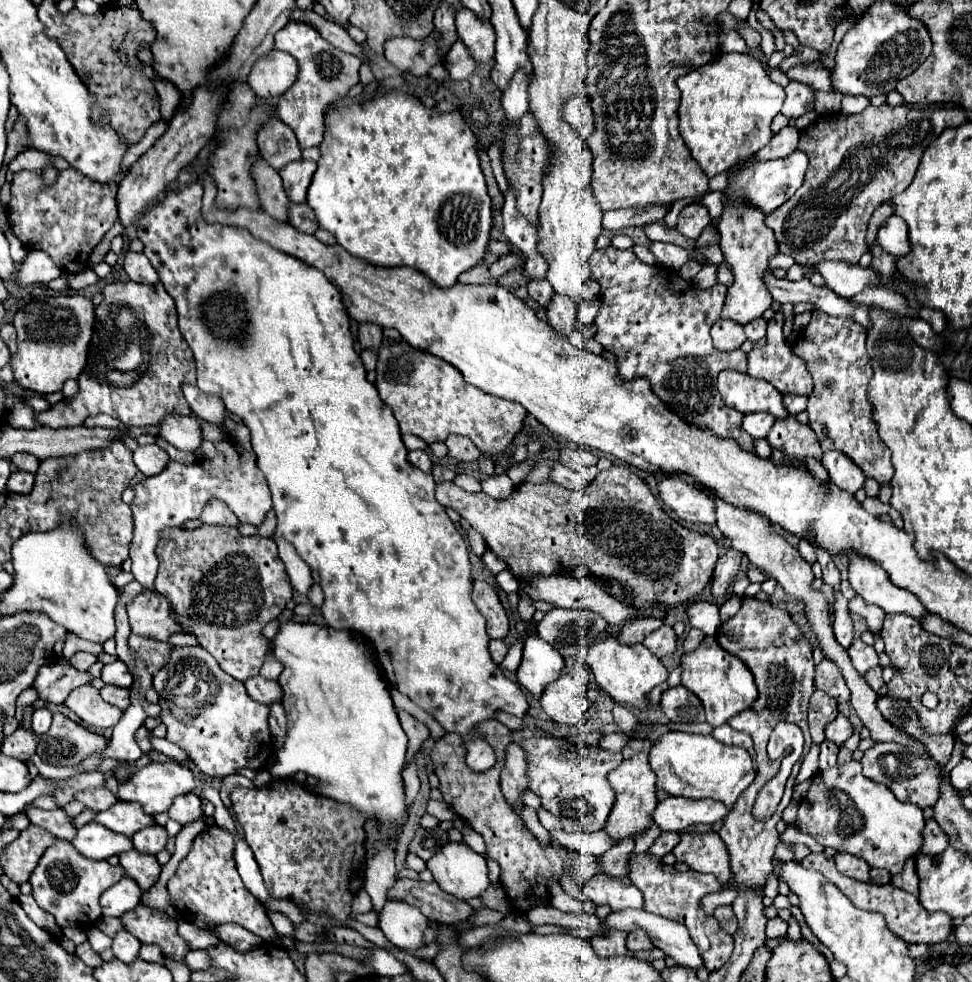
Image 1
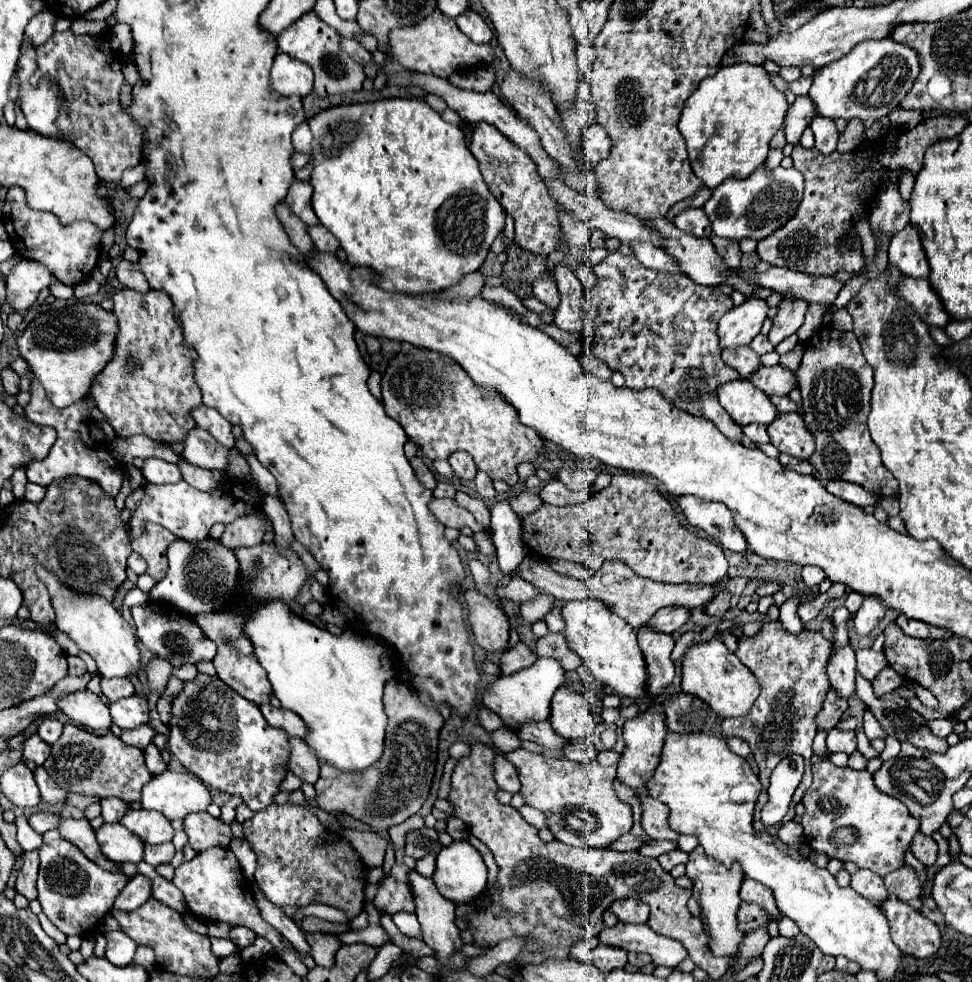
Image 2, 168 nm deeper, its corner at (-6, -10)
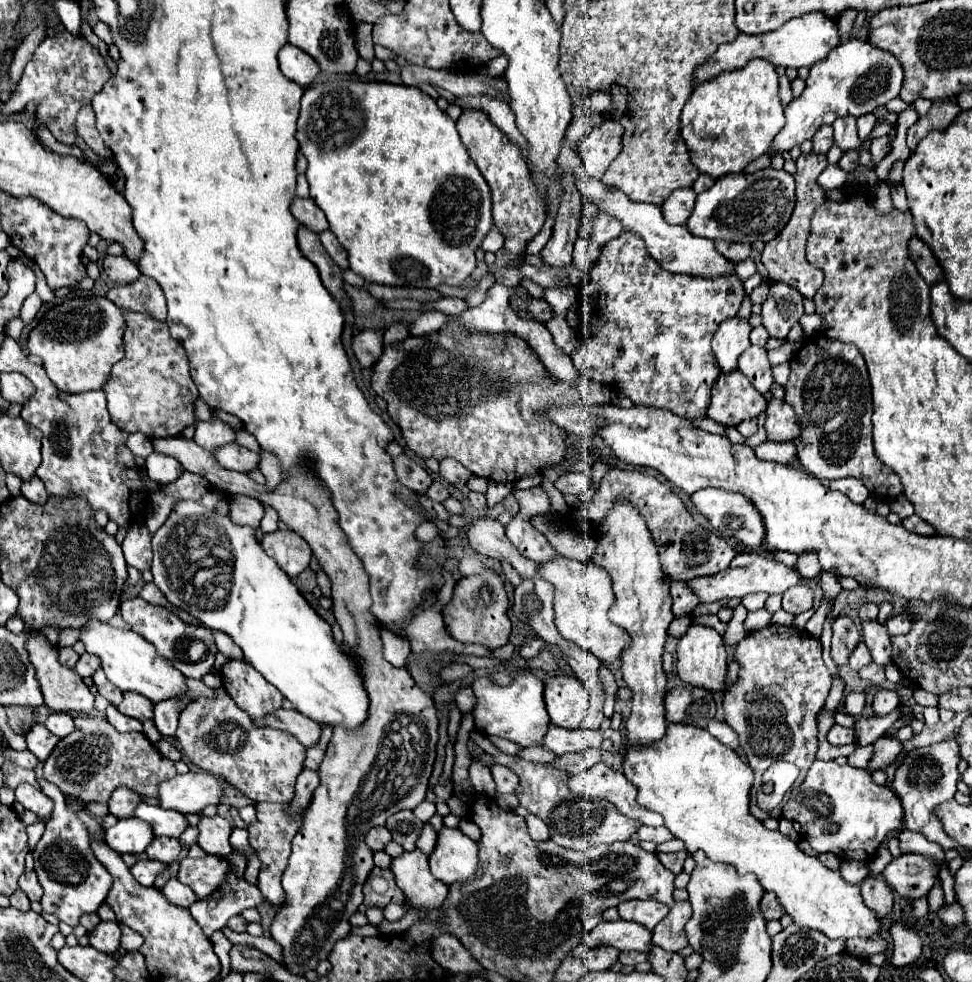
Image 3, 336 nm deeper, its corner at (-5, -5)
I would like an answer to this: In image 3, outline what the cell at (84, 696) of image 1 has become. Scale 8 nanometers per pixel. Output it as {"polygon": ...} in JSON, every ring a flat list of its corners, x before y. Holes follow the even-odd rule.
{"polygon":[[31,631,27,639,27,651,31,657,31,665,35,667,35,677,41,685,41,693,45,697,45,705,53,711,67,711,67,713,91,713,93,711,93,695,89,693,89,687,81,681,81,677,75,673,75,669,67,669,59,663,57,647,47,641,47,637,41,631]]}

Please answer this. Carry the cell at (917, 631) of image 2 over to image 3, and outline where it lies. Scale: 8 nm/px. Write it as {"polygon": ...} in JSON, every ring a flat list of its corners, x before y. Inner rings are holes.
{"polygon":[[899,613,899,615,889,617,885,621,885,627,887,627,889,635,905,635,911,629,911,619,909,619,909,615]]}

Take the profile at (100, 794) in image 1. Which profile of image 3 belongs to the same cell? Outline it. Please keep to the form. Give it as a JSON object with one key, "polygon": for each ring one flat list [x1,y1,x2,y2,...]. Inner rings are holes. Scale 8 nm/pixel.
{"polygon":[[119,787,113,791,111,799,109,799,109,813,113,813,115,817,123,819,123,817,133,817,135,815,135,805,139,805,143,799,127,787]]}

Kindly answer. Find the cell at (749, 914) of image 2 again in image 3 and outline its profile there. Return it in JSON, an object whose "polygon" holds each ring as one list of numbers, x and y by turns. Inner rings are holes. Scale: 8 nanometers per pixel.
{"polygon":[[765,893,763,901,761,901,761,913,765,915,767,921,771,919,781,919,785,915,785,909,779,905,779,901,775,899,775,893]]}

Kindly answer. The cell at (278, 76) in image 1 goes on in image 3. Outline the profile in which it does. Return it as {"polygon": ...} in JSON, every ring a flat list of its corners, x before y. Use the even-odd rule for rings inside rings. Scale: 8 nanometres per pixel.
{"polygon":[[289,43,279,51,279,69,287,79,295,81,301,87,309,87,319,73,319,65,315,65,315,59]]}

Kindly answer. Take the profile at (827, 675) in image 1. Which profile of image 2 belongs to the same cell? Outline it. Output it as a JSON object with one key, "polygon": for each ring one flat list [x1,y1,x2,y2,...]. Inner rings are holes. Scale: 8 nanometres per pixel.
{"polygon":[[844,646,832,654,828,662,828,680,832,690,840,698,850,698,854,694,854,676,856,676,856,658,852,646]]}

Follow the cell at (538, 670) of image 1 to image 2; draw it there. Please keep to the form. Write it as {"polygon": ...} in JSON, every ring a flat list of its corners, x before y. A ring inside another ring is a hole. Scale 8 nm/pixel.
{"polygon":[[538,658,530,668,524,668,510,676,500,676,492,688,482,692,482,704,496,712,506,728,516,730,528,720,544,720,550,716,550,700,554,692,566,682,566,672,556,658]]}

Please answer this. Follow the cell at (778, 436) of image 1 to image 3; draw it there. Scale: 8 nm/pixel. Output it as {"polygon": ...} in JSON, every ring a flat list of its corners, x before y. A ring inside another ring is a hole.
{"polygon":[[771,397,765,409,765,431,769,441,795,441,801,427,789,403]]}

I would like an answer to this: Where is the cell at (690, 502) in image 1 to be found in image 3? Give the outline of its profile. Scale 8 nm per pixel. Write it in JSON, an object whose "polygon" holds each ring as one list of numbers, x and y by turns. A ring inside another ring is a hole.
{"polygon":[[701,489,701,491,693,493,691,499,693,499,693,505,697,507,697,511,709,519,711,527,721,537,735,537,743,545,751,545,751,547,763,545,763,533,765,533,763,517,759,517,759,511,755,509,755,505,751,505,751,501,747,501,747,497,725,491,725,489]]}

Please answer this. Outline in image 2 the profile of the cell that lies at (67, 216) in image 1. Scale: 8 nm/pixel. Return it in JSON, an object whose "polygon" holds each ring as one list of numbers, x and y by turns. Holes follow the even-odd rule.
{"polygon":[[14,186,8,190,2,222,6,226,8,238,16,252,26,260,36,260,52,270,52,274,68,284,76,286,80,282,86,282,92,276,92,270,98,266,100,260,100,240,102,230,94,226,88,220,72,222,70,226,60,224,60,220,50,212,36,212,28,206,26,194,20,190,20,186]]}

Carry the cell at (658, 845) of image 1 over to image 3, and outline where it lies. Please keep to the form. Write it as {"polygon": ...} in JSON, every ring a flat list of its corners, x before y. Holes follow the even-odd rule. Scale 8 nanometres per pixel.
{"polygon":[[677,851,677,853,659,853,659,861,673,873,679,875,683,871,683,861,687,859,687,851]]}

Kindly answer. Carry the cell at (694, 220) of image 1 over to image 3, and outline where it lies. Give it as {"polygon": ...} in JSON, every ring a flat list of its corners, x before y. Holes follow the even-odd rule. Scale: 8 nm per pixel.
{"polygon":[[691,187,671,193,671,197,667,197,667,201,663,201,663,205,661,205,663,219,669,225,685,225,687,217,691,215,691,209,695,205,695,197,697,197,697,193]]}

